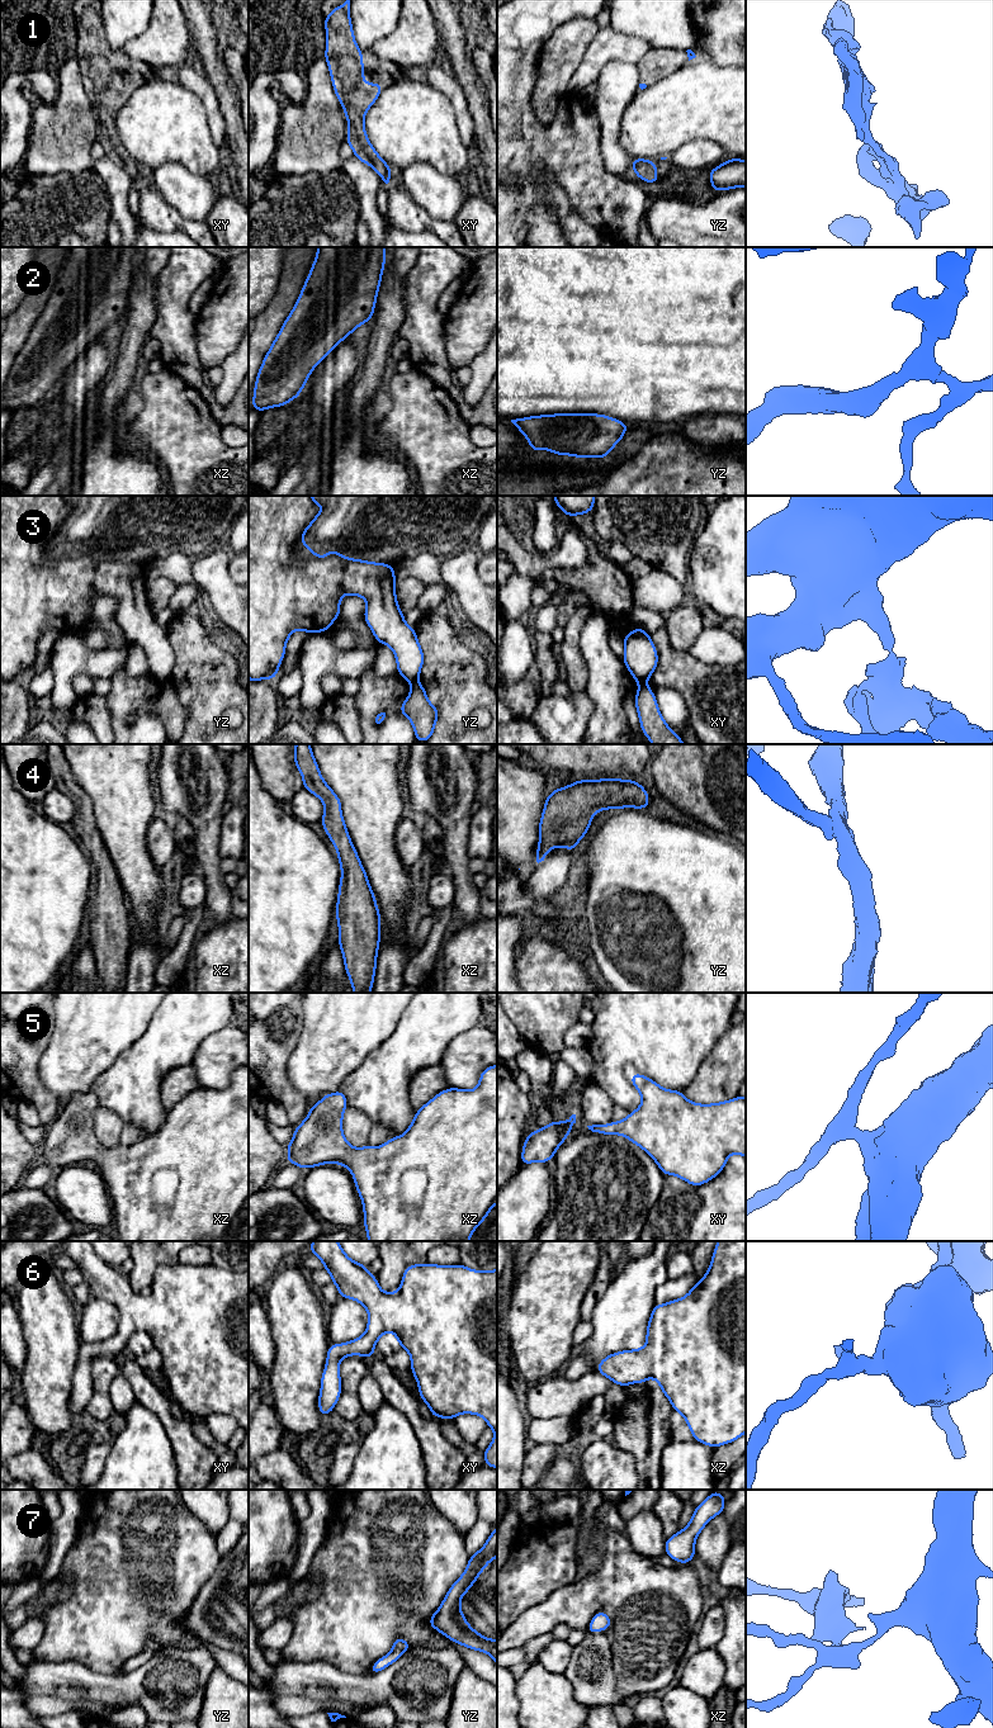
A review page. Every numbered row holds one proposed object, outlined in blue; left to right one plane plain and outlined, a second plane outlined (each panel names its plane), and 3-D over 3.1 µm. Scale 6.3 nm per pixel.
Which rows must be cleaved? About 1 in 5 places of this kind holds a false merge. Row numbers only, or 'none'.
3

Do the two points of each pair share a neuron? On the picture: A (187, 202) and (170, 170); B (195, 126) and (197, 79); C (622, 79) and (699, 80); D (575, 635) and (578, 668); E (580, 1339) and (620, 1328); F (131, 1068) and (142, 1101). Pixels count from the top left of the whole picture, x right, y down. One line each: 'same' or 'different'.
A: same
B: different
C: different
D: same
E: different
F: same

